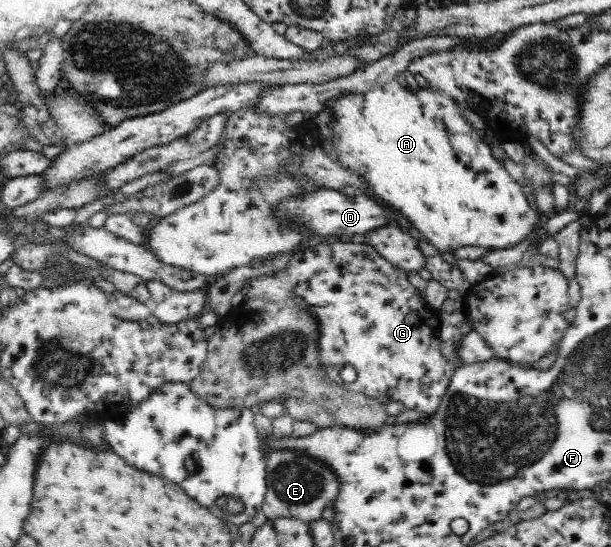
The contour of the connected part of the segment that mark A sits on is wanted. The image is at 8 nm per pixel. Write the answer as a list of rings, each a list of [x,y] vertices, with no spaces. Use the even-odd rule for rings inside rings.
[[[399,81],[394,82],[391,85],[385,85],[384,88],[376,88],[375,90],[369,90],[366,94],[346,94],[335,100],[330,100],[324,114],[322,115],[323,121],[319,127],[325,128],[332,134],[335,134],[337,139],[337,148],[340,151],[339,162],[349,170],[357,173],[362,178],[365,178],[370,186],[372,186],[372,192],[376,193],[376,197],[382,203],[385,203],[397,212],[397,215],[401,218],[403,224],[411,226],[415,233],[428,245],[433,252],[439,252],[440,254],[447,254],[450,252],[461,251],[468,247],[474,247],[475,249],[482,249],[483,251],[497,250],[497,249],[510,249],[516,247],[522,240],[534,237],[537,227],[543,223],[546,216],[543,213],[538,212],[536,206],[530,203],[530,200],[525,196],[522,187],[509,175],[508,170],[502,166],[498,158],[494,158],[494,151],[491,144],[491,140],[488,135],[488,130],[478,131],[472,128],[472,125],[468,124],[469,121],[461,113],[461,109],[452,98],[448,97],[448,94],[440,93],[438,90],[422,90],[416,89],[413,86],[412,89],[404,89],[404,85],[399,84]],[[389,89],[400,89],[397,92],[397,96],[393,97],[394,103],[391,104],[391,98],[389,95]]]

